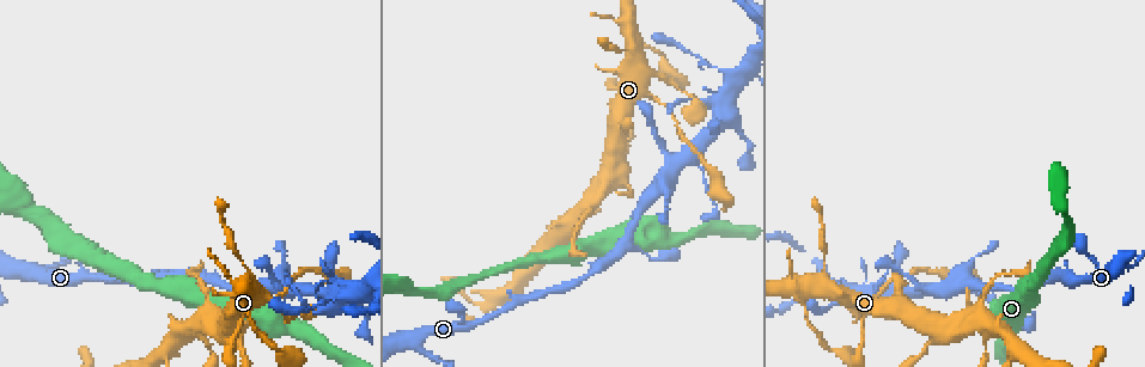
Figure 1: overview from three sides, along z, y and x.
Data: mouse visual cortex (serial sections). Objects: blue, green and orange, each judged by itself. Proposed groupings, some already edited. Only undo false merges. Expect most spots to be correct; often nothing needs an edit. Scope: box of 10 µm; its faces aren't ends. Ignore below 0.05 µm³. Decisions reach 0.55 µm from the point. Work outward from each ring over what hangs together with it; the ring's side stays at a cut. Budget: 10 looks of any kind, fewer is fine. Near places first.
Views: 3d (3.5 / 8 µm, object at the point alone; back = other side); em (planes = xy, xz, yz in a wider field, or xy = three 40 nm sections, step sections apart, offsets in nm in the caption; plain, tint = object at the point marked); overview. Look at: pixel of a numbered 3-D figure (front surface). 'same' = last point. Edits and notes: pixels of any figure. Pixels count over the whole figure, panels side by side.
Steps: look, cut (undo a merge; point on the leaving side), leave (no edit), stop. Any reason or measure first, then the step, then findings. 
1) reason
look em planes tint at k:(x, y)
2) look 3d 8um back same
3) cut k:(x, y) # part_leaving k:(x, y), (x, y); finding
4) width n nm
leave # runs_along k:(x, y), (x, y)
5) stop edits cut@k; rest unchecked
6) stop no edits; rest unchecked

two arms in line, one across
look 3d 8um at 1:(937, 289)

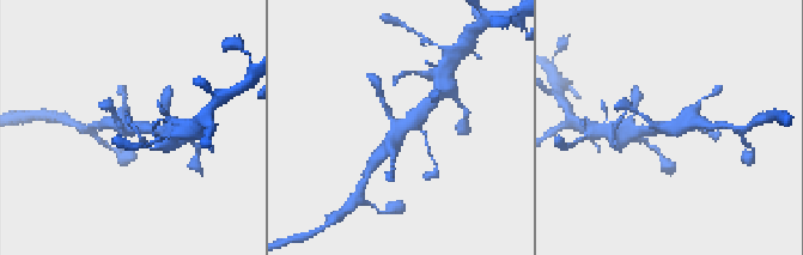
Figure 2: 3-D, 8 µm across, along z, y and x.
need the tissue
look em planes tint same

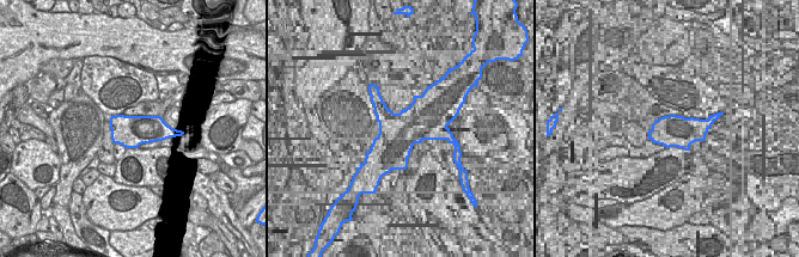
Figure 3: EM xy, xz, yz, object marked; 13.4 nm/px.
width 440 nm
leave # runs_along 2:(378, 157), (396, 133), (427, 105); one cell here

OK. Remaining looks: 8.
looks like a crossing
look 3d 3.5um at 1:(591, 199)

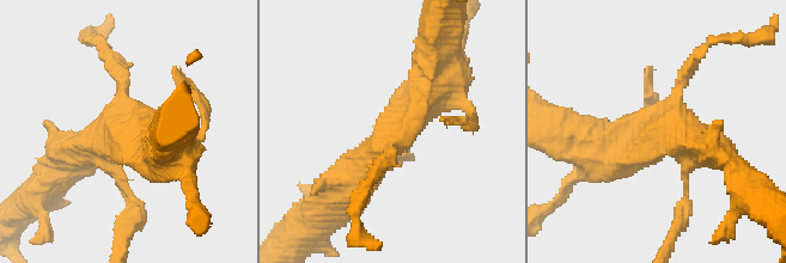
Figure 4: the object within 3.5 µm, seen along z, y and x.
arms 4; arm_widths 100, 200, 450, 600 nm; now the EM
look em xy step 3 tint at 4:(389, 138)

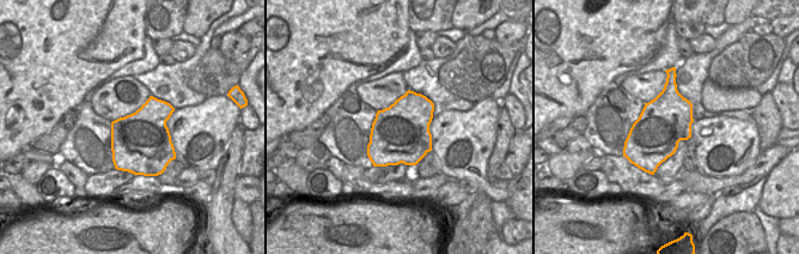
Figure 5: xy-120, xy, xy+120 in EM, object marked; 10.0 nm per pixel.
leave # runs_along 4:(433, 74), (426, 99), (345, 194); all the same cell

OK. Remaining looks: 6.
sharp bend
look 3d 8um at 1:(1063, 212)

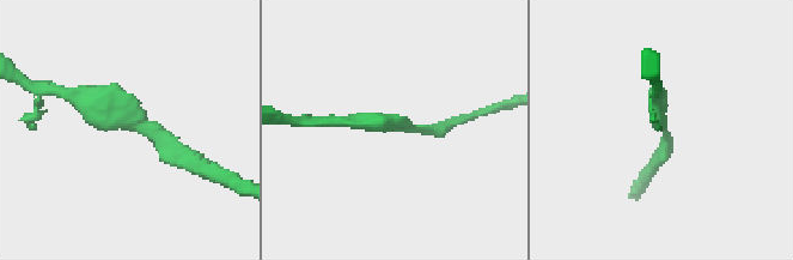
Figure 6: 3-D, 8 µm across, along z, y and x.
look em planes tint same

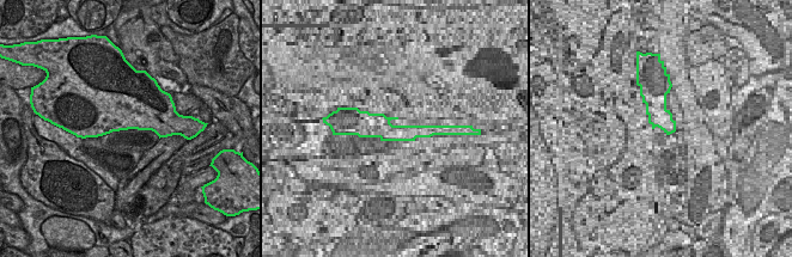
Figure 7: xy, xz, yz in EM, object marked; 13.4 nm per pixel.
width 550 nm
leave # runs_along 6:(166, 143), (142, 133), (117, 98); all the same cell

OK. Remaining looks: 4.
four arms meet
look 3d 8um at 1:(808, 292)

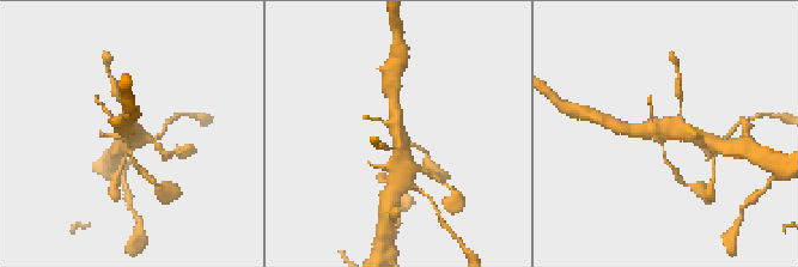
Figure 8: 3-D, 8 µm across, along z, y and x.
look 3d 3.5um same

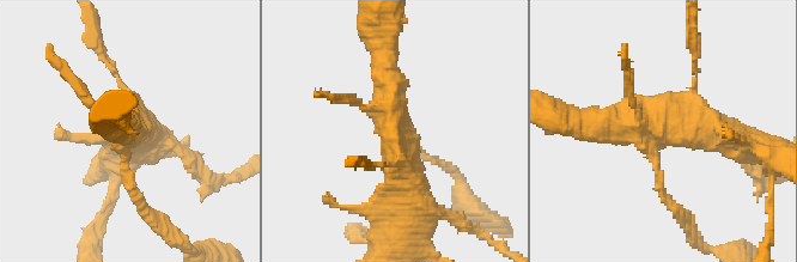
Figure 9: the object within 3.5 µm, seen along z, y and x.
look em planes tint at 9:(660, 134)

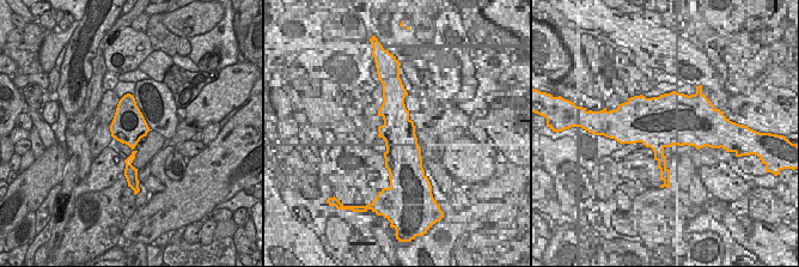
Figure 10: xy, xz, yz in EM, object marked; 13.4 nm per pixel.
leave # runs_along 9:(406, 202), (383, 53); one cell here

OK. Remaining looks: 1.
stop no edits; rest unchecked

